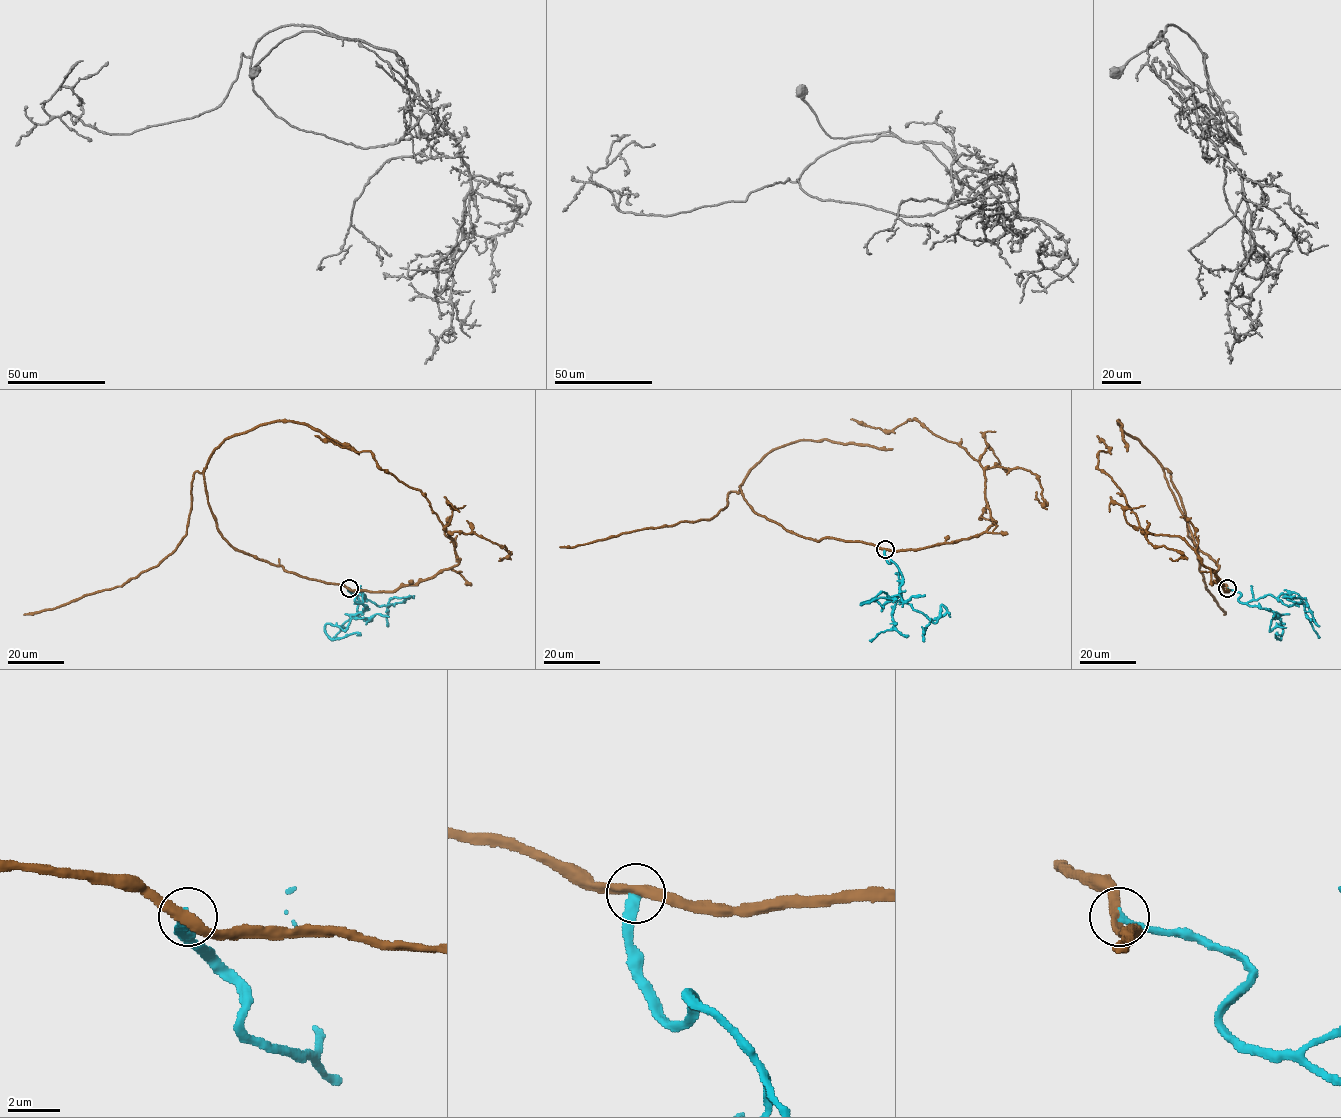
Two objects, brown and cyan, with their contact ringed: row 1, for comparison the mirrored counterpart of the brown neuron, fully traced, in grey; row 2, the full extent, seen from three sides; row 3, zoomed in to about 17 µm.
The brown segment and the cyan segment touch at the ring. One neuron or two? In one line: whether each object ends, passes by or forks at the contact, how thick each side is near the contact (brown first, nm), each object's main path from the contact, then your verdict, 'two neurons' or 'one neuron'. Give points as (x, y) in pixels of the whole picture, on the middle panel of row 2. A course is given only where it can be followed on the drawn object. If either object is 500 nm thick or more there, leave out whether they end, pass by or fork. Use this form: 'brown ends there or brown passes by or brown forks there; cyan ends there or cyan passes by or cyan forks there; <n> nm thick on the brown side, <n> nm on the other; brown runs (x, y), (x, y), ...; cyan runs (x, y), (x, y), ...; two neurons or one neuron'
brown passes by; cyan ends there; 360 nm thick on the brown side, 320 nm on the other; brown runs (885, 549), (792, 533), (755, 511), (740, 486), (710, 518), (559, 546); cyan runs (885, 549), (887, 561), (899, 568), (902, 600), (932, 621), (942, 605), (946, 609), (925, 628), (922, 641); two neurons

